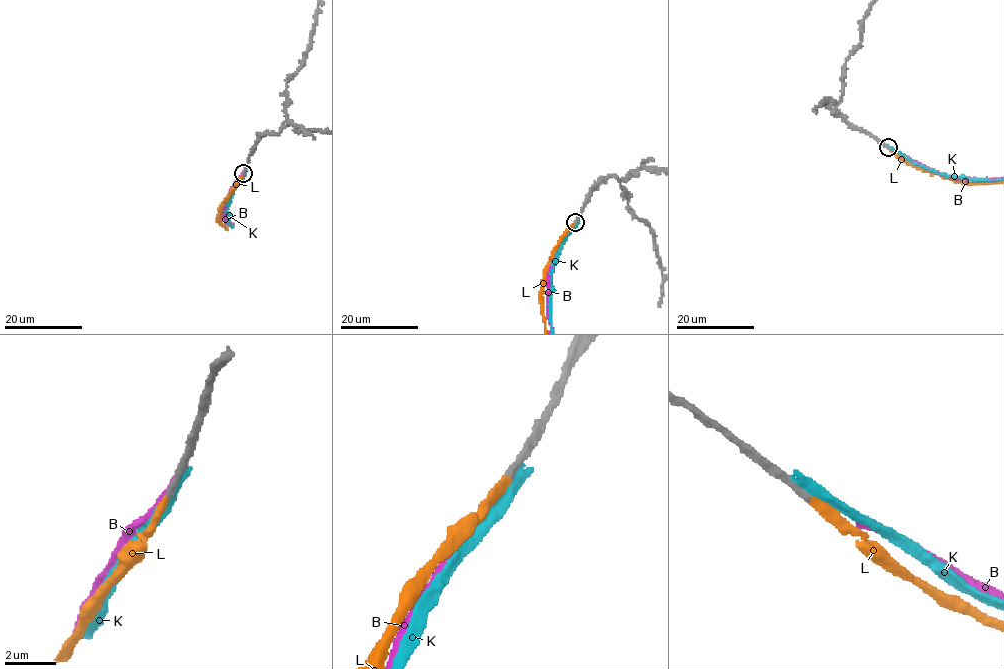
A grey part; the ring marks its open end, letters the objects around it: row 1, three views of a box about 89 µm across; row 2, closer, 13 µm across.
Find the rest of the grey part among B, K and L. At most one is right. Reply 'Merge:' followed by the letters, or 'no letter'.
Merge: L

